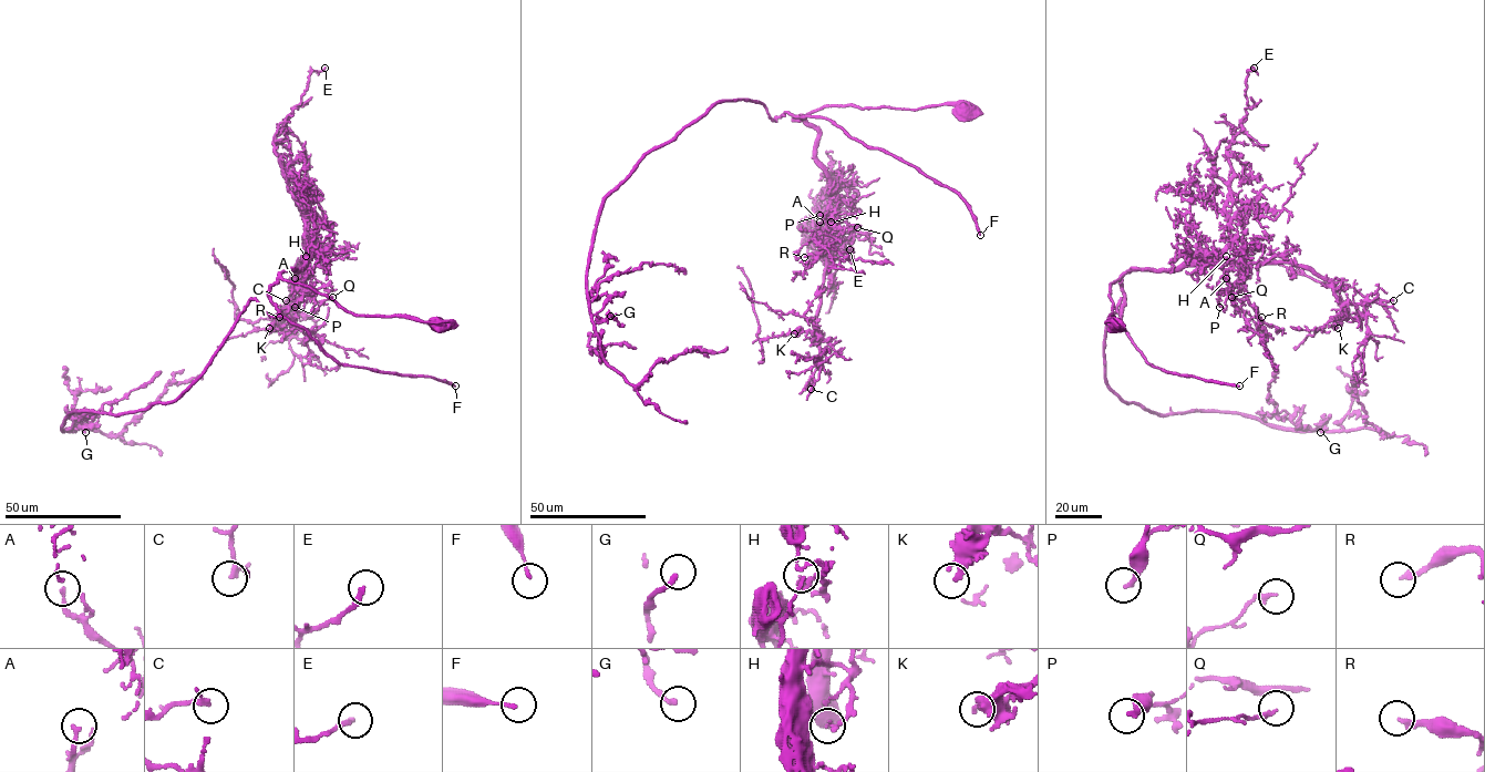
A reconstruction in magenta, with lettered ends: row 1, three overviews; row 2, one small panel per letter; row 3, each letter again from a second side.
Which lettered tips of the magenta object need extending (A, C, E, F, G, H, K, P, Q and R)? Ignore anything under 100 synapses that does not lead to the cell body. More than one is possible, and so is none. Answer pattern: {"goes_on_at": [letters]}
{"goes_on_at": ["F", "R"]}

